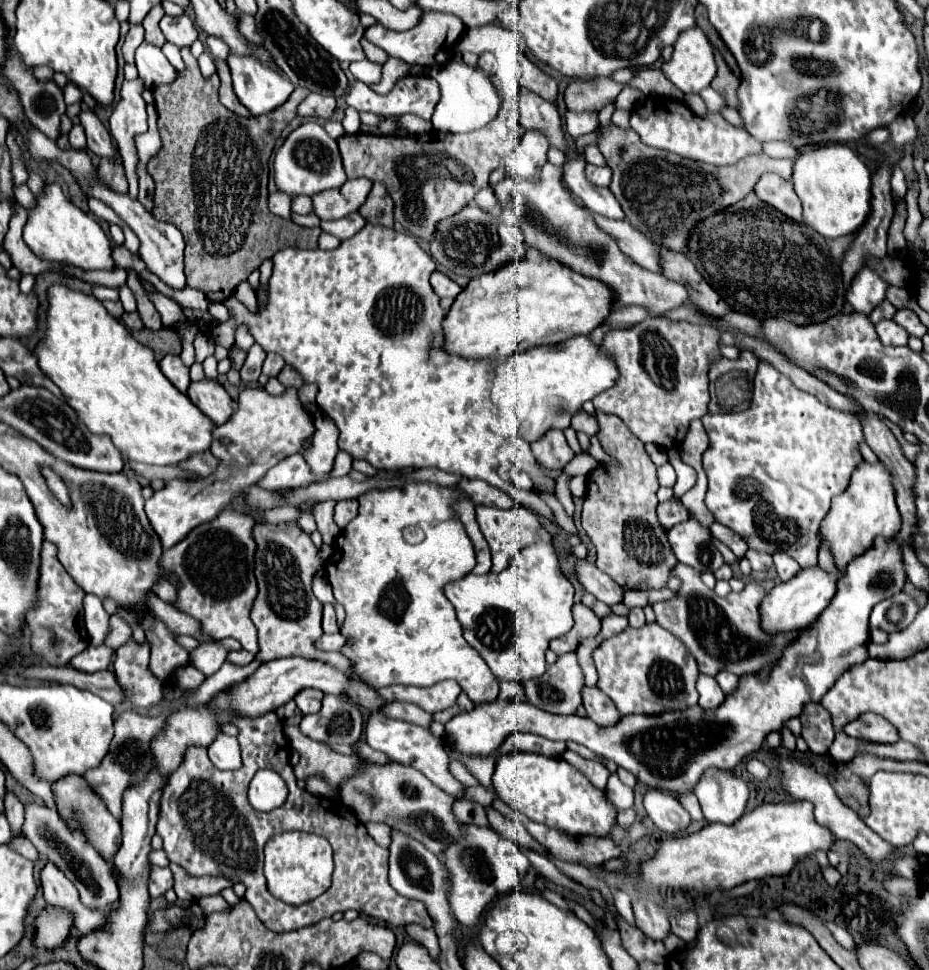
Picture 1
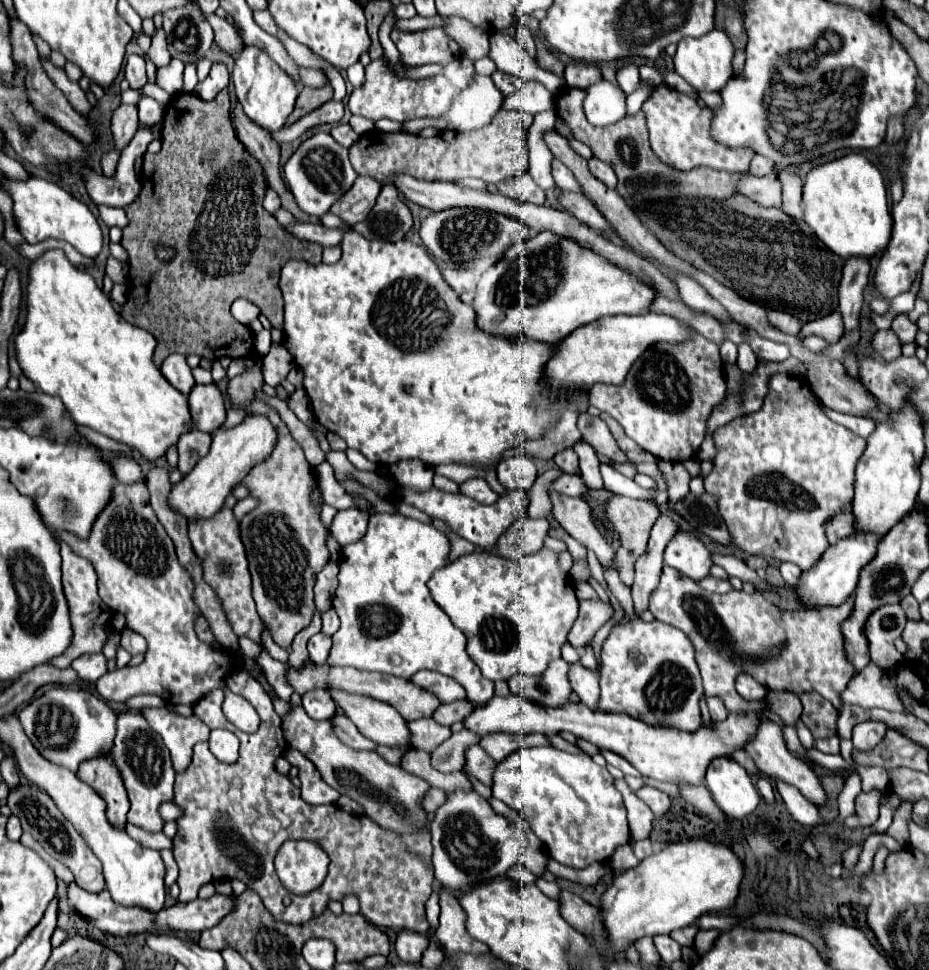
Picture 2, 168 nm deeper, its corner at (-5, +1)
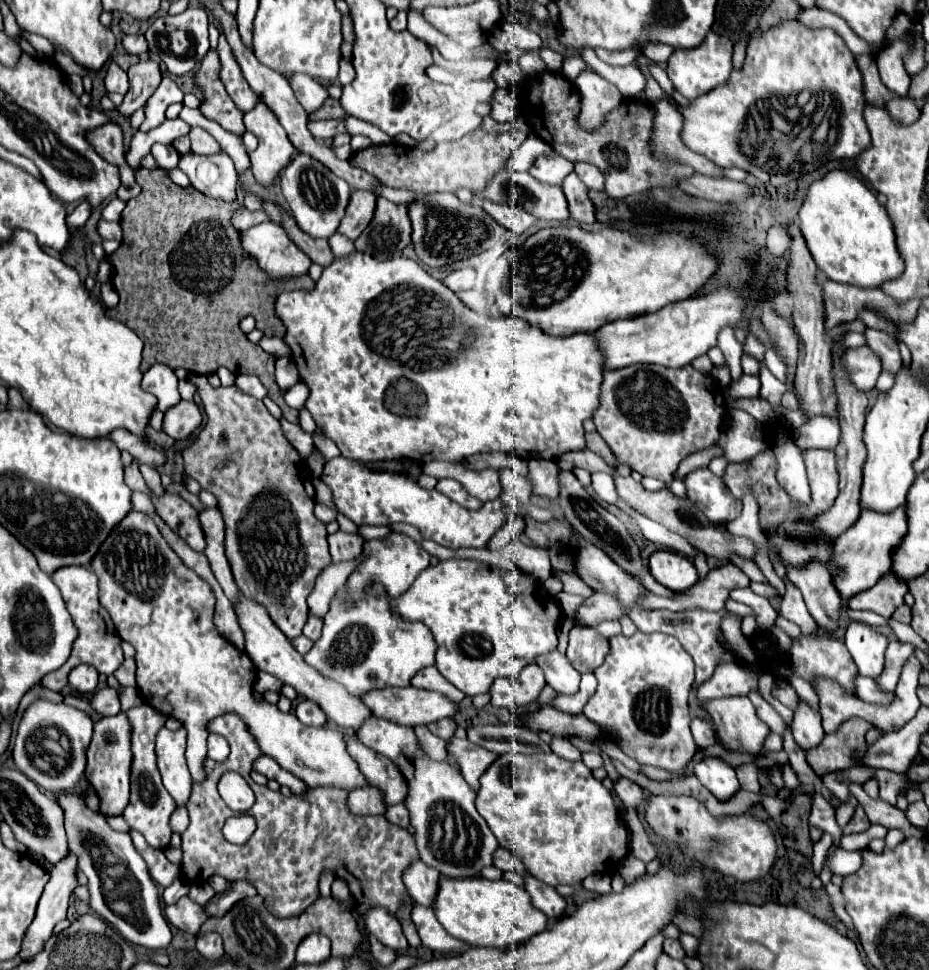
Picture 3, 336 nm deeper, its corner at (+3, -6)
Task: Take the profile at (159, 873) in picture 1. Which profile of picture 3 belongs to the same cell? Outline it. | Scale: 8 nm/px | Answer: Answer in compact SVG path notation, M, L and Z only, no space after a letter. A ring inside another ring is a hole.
M62 791L56 801L64 811L70 851L78 857L78 867L88 877L90 909L120 931L128 943L148 951L166 949L172 943L172 933L162 915L156 883L152 881L144 859L136 851L132 837L110 829L106 817L92 811L82 793Z

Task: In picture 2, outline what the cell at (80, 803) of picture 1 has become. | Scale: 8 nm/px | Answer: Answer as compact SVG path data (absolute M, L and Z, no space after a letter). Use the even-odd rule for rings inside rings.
M102 752L100 756L82 762L78 768L78 778L84 780L88 786L92 786L106 800L108 820L116 828L124 828L130 802L124 788L124 780L116 764L112 764L112 754Z

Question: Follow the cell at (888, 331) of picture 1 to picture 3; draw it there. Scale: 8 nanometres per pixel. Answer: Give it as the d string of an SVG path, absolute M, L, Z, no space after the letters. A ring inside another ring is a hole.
M868 345L850 349L844 355L844 367L860 391L870 391L882 373L880 355L876 355L876 351L872 351Z

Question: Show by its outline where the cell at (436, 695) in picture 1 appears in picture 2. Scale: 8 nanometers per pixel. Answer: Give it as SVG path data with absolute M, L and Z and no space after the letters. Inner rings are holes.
M420 670L412 682L416 682L416 686L426 688L430 692L434 692L438 696L440 702L452 702L452 700L462 700L466 698L464 688L450 676L438 674L438 672L428 672L428 670Z

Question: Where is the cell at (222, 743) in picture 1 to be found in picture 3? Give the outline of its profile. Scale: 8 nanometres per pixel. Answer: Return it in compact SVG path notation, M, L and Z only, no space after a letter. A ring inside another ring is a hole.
M208 735L208 757L222 763L230 755L228 741L222 735Z

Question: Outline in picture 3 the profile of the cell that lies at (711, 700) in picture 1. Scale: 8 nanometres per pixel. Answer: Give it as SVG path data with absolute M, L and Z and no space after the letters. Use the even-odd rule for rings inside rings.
M692 719L692 735L694 735L694 741L698 747L710 747L716 743L716 733L714 733L714 727L712 723L704 721L704 719Z

